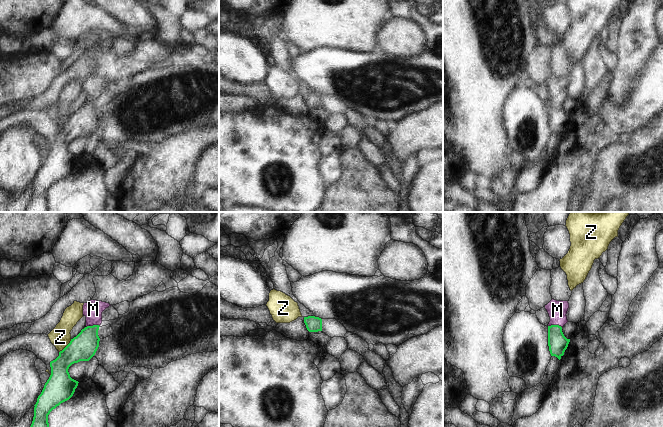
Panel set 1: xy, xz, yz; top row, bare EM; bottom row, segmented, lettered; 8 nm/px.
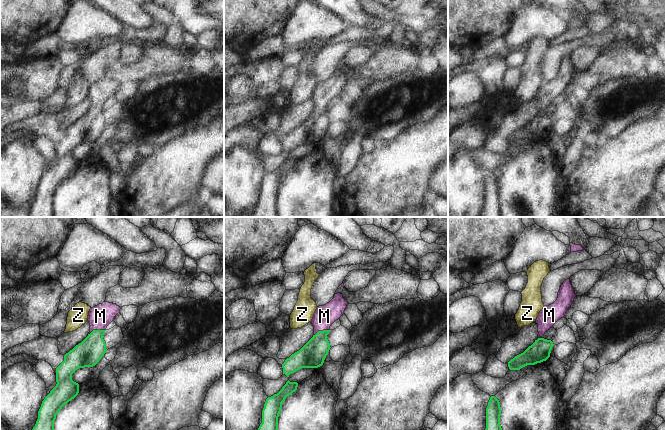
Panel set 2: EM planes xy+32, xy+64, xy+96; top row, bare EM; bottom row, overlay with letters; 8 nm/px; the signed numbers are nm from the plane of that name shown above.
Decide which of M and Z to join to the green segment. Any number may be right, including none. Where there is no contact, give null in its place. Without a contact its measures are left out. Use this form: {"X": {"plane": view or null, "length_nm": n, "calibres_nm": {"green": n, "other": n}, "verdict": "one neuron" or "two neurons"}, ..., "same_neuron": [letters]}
{"M": {"plane": "yz", "length_nm": 120, "calibres_nm": {"green": 160, "other": 160}, "verdict": "one neuron"}, "Z": {"plane": "xy", "length_nm": 150, "calibres_nm": {"green": 220, "other": 170}, "verdict": "two neurons"}, "same_neuron": ["M"]}

